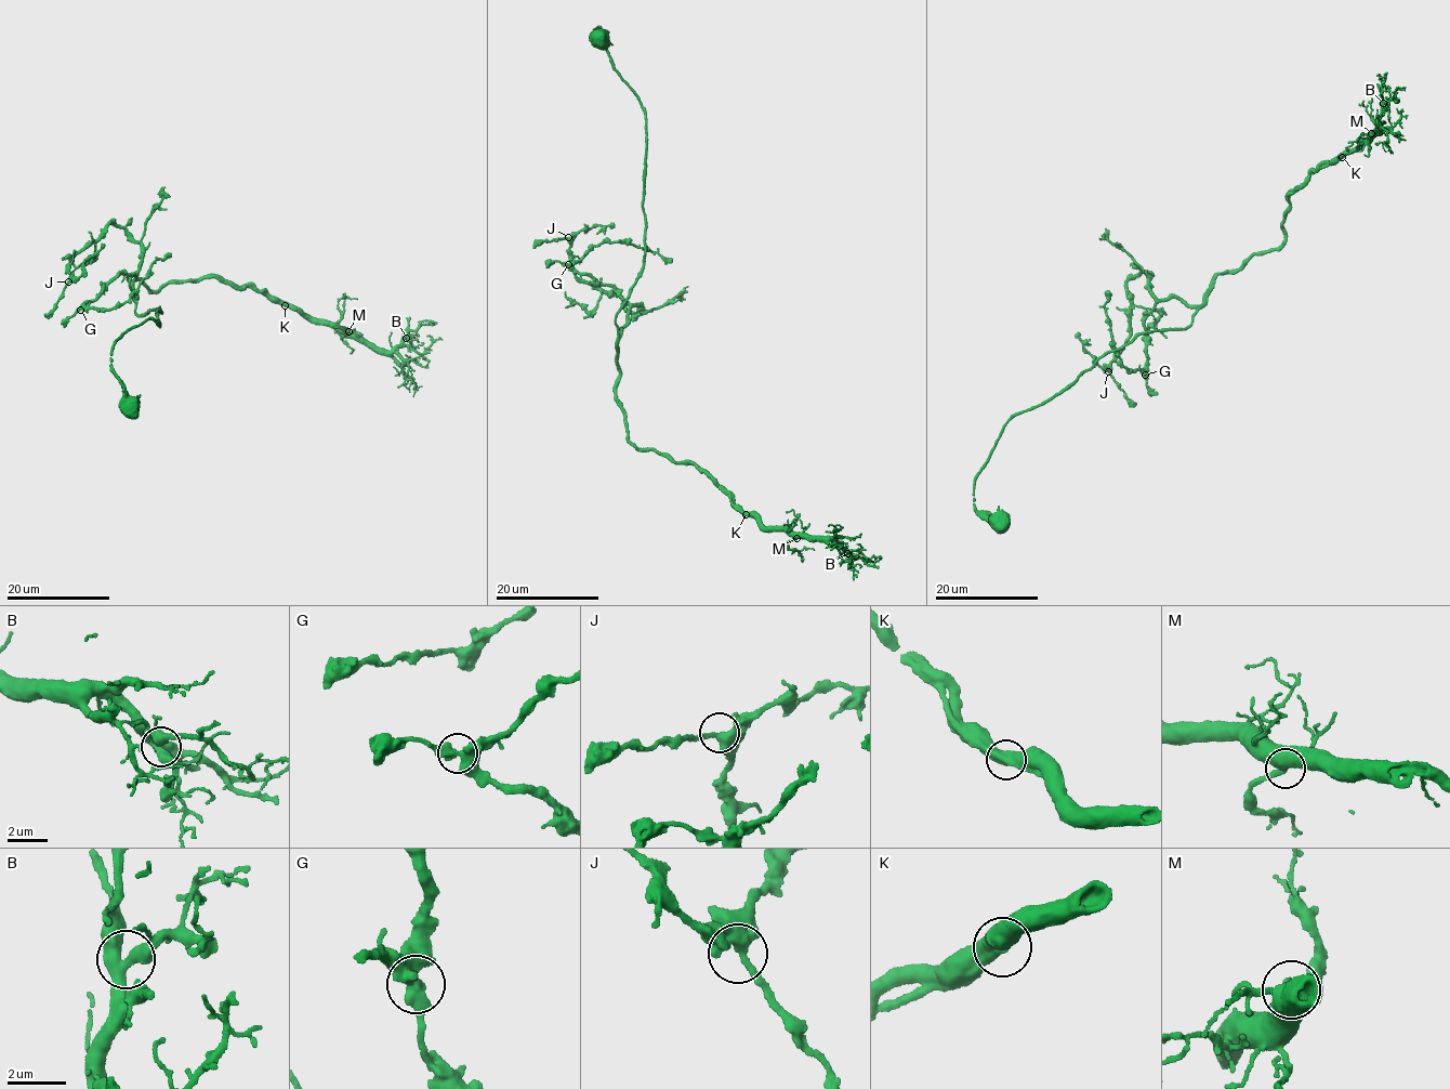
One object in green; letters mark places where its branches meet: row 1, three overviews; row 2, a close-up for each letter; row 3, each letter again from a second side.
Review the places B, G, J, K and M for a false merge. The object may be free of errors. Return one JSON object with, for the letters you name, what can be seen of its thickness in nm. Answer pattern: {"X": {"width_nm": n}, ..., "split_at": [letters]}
{"split_at": []}

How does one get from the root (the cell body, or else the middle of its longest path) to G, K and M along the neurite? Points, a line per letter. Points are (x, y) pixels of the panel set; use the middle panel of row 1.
G: (603, 39), (643, 108), (647, 135), (646, 249), (616, 317), (621, 332), (629, 304), (568, 264)
K: (603, 39), (643, 108), (647, 135), (646, 249), (615, 319), (627, 437), (689, 461), (747, 513)
M: (603, 39), (647, 135), (646, 249), (615, 319), (627, 437), (689, 461), (796, 538)

